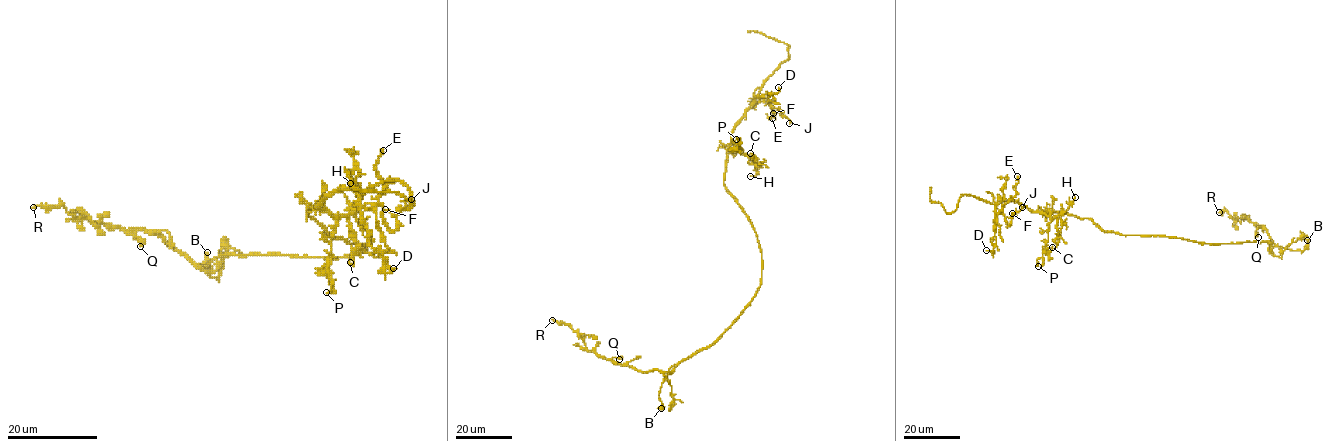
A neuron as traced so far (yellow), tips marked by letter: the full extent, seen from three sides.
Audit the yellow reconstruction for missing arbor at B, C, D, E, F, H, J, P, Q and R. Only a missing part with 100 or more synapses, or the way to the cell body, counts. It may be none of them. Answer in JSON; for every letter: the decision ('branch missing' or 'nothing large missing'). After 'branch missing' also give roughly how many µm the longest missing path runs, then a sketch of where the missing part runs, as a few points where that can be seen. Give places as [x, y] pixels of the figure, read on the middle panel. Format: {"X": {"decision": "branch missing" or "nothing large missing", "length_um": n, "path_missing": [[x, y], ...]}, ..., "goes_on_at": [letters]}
{"B": {"decision": "nothing large missing"}, "C": {"decision": "nothing large missing"}, "D": {"decision": "nothing large missing"}, "E": {"decision": "nothing large missing"}, "F": {"decision": "nothing large missing"}, "H": {"decision": "nothing large missing"}, "J": {"decision": "nothing large missing"}, "P": {"decision": "nothing large missing"}, "Q": {"decision": "nothing large missing"}, "R": {"decision": "nothing large missing"}, "goes_on_at": []}

